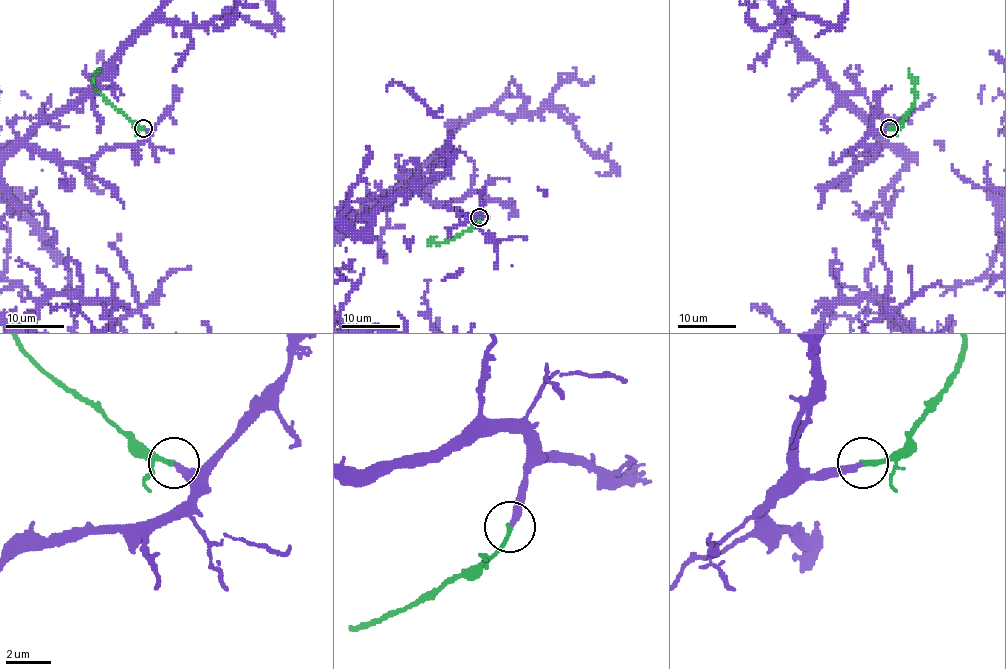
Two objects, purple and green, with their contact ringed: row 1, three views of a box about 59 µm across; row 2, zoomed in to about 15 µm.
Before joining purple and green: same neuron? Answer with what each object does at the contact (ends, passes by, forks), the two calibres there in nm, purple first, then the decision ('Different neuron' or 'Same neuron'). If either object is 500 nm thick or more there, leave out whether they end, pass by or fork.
At the ring purple ends. At the ring green ends. Thickness 300 nm (purple) against 200 nm. Same neuron

